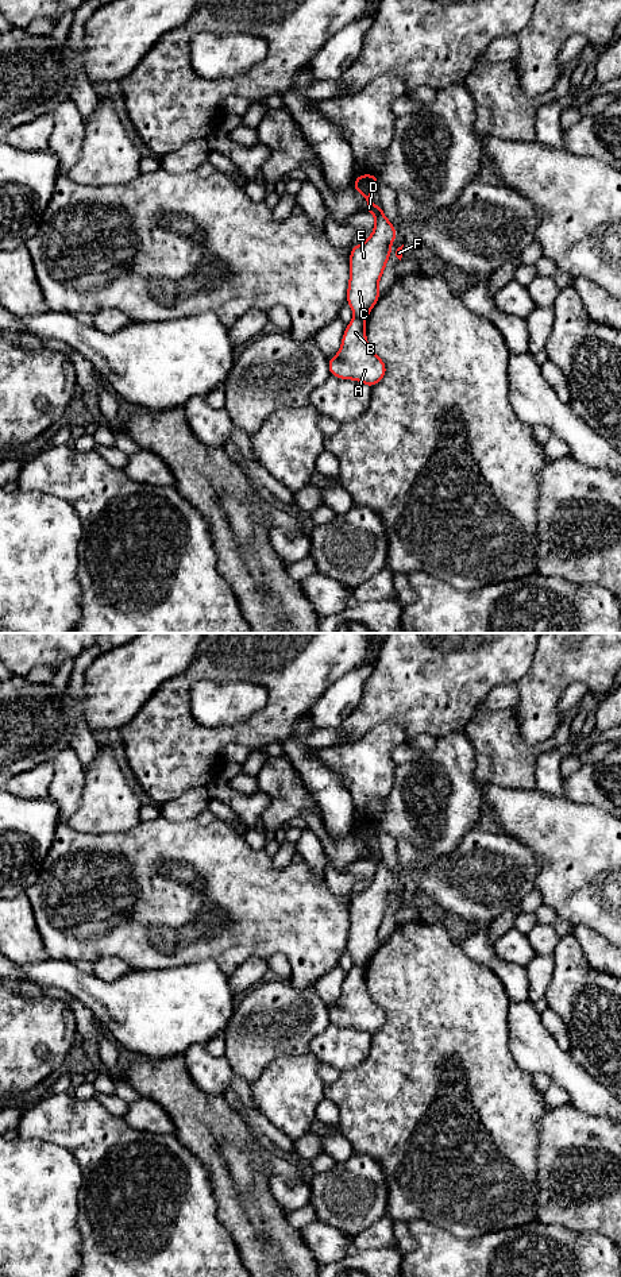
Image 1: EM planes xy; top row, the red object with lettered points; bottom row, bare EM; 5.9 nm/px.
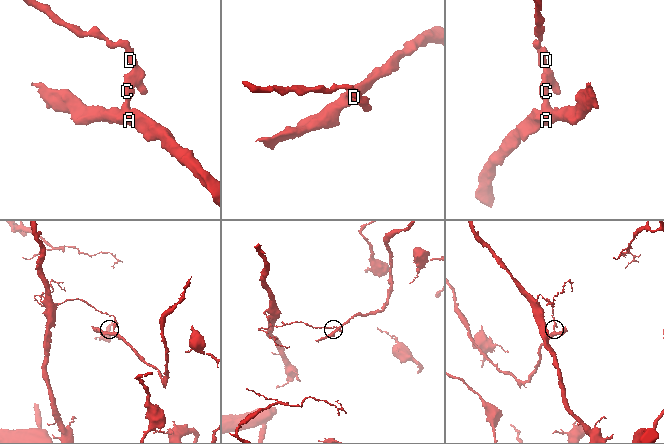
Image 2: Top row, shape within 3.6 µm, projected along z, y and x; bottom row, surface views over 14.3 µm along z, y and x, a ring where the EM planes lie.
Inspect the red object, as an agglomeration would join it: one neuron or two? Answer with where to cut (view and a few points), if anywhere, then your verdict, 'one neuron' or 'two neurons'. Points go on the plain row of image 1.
cut in xy along (355, 965), (363, 968); two neurons

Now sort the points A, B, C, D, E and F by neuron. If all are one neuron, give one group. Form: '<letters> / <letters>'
A B / C D E F

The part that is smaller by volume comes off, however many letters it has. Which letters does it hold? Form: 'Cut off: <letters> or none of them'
Cut off: A, B

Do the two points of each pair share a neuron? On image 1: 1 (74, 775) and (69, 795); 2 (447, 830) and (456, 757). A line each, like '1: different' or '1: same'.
1: same
2: same

